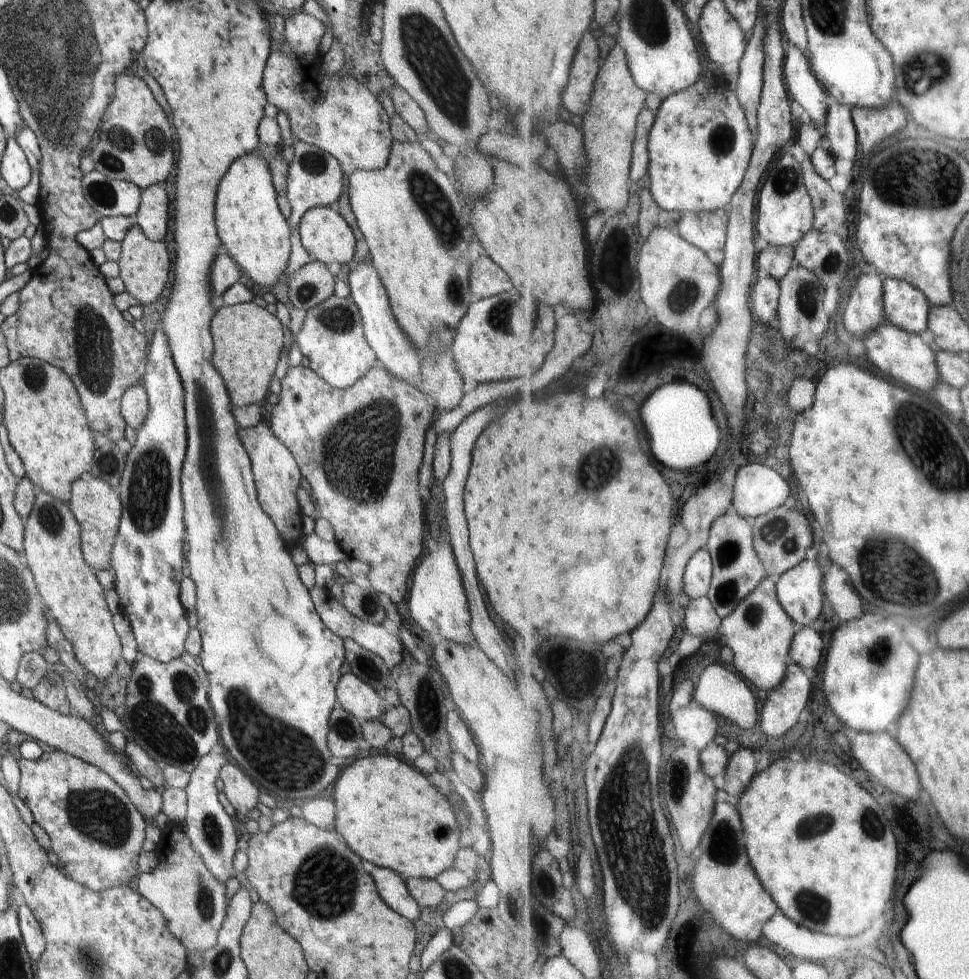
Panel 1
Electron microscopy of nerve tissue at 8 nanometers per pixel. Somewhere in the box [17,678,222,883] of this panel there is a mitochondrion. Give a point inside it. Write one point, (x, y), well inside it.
(99, 814)

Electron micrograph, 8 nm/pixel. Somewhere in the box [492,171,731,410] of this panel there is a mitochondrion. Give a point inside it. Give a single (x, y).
(683, 294)

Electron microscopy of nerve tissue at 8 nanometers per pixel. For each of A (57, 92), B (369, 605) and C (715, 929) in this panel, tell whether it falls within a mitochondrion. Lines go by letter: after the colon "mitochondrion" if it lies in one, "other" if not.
A: mitochondrion
B: mitochondrion
C: other

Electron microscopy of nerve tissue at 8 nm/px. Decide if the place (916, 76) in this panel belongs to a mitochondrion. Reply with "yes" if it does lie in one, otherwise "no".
yes

